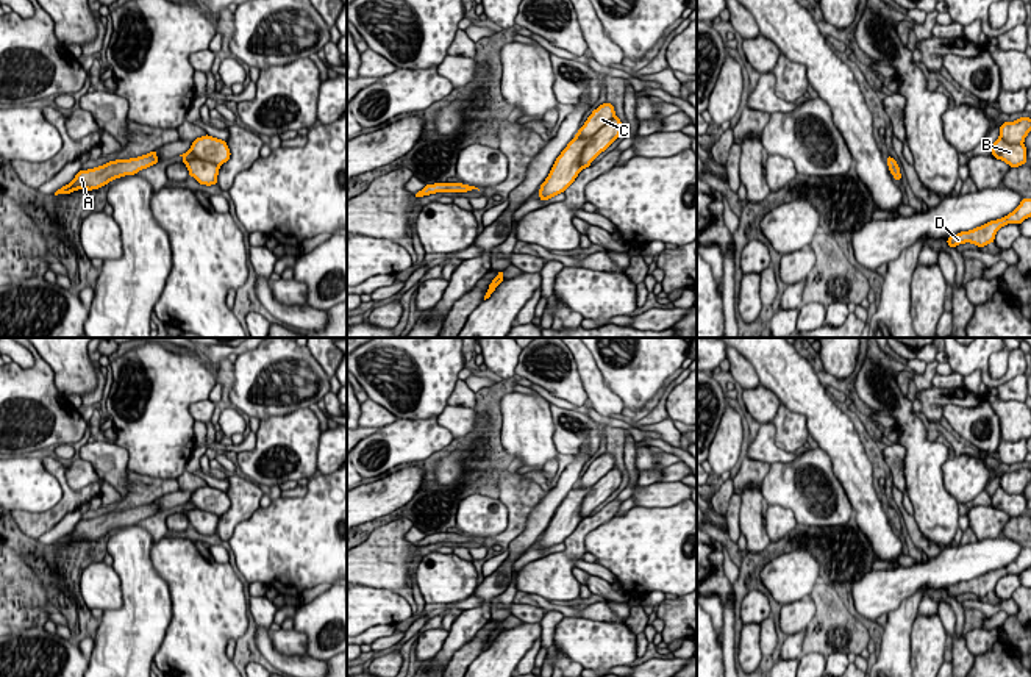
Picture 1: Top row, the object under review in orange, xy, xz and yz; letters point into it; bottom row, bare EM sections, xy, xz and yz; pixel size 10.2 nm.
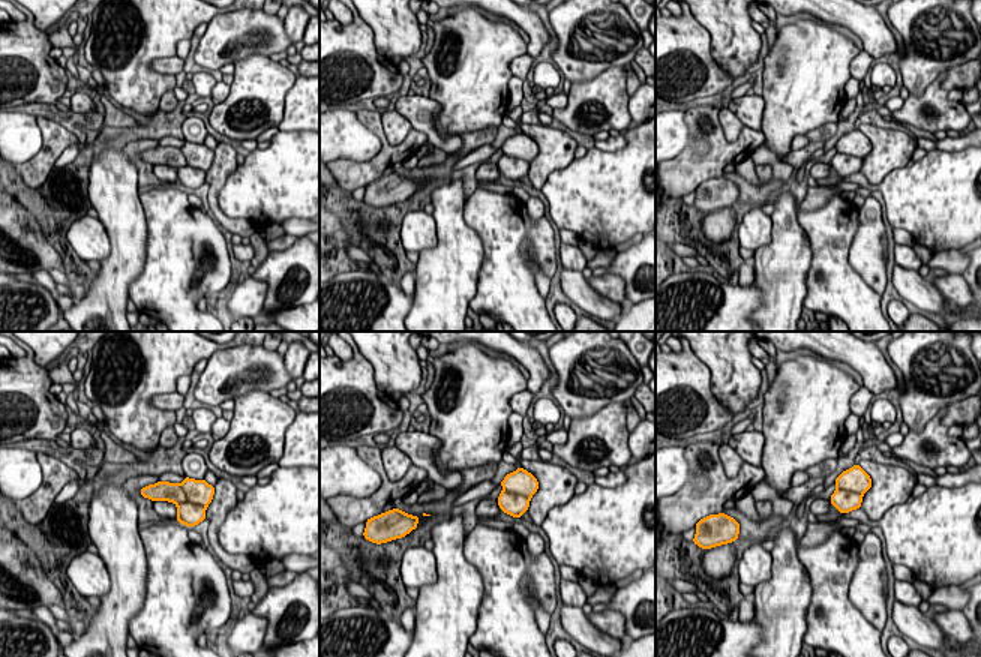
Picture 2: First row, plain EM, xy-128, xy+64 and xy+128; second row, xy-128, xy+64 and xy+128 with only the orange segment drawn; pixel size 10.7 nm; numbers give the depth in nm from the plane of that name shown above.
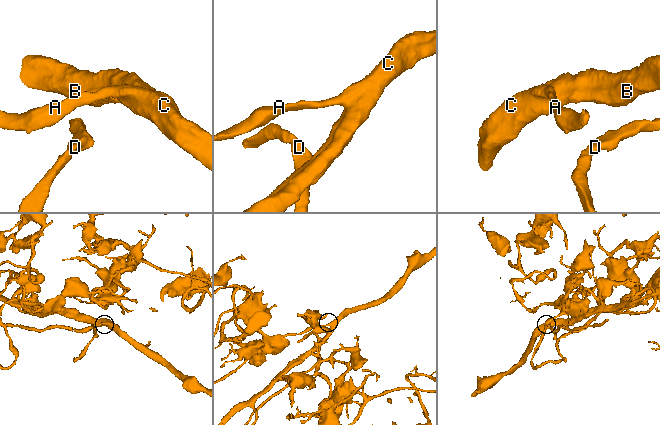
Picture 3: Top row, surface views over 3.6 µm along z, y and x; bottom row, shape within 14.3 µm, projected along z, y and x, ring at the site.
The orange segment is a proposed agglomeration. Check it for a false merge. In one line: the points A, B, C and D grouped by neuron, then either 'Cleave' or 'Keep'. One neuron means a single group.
Groups: A B C D. Keep

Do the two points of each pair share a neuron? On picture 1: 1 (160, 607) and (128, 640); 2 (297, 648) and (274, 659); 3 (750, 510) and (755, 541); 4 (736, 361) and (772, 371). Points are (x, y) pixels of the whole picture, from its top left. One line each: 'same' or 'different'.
1: same
2: different
3: same
4: different

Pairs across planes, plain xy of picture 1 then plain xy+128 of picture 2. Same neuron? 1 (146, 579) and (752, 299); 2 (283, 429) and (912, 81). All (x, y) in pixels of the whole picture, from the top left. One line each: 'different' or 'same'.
1: different
2: different

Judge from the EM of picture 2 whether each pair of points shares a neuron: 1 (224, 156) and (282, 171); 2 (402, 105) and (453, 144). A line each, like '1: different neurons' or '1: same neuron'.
1: different neurons
2: same neuron

